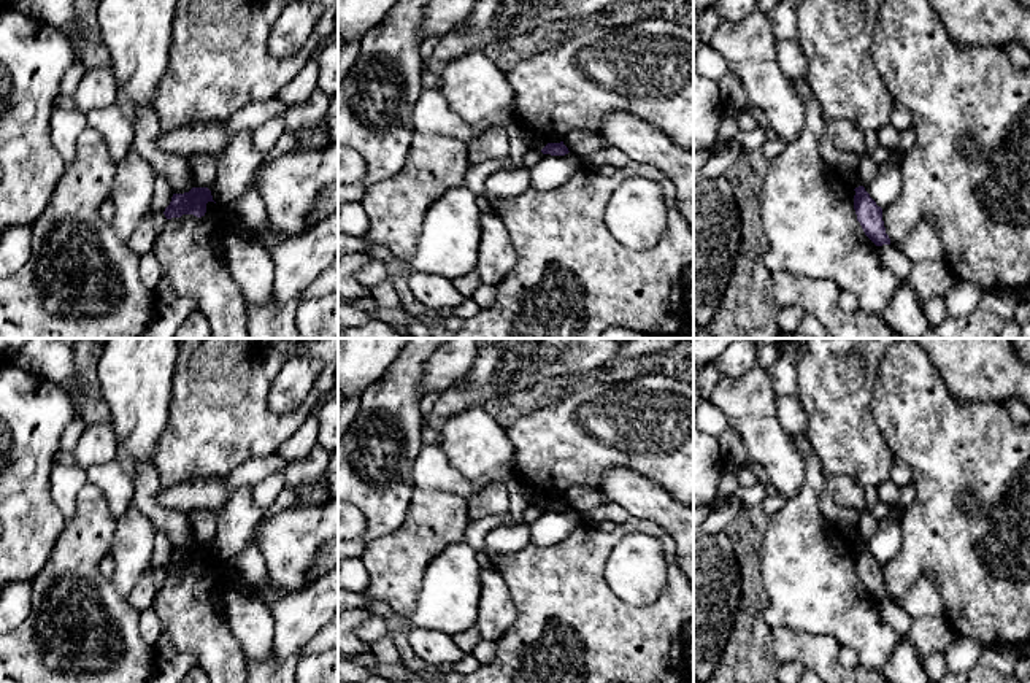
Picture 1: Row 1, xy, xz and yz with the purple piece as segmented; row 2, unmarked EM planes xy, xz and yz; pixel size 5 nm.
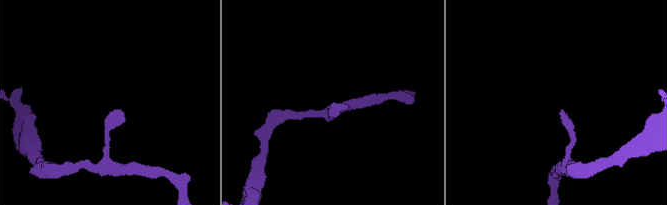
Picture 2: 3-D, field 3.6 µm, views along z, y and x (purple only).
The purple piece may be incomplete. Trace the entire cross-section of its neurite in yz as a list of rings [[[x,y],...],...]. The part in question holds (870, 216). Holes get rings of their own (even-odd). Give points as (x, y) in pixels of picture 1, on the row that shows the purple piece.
[[[863,186],[854,189],[854,210],[865,235],[876,245],[890,245],[882,221],[882,208],[870,197]]]

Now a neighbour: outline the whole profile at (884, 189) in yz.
[[[887,162],[878,168],[876,178],[865,186],[865,191],[876,202],[876,205],[884,210],[898,199],[901,191],[901,176],[900,167],[892,162]]]

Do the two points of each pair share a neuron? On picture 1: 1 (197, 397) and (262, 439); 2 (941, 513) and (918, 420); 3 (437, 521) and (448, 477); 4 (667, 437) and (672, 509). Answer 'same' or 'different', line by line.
1: same
2: same
3: different
4: different

